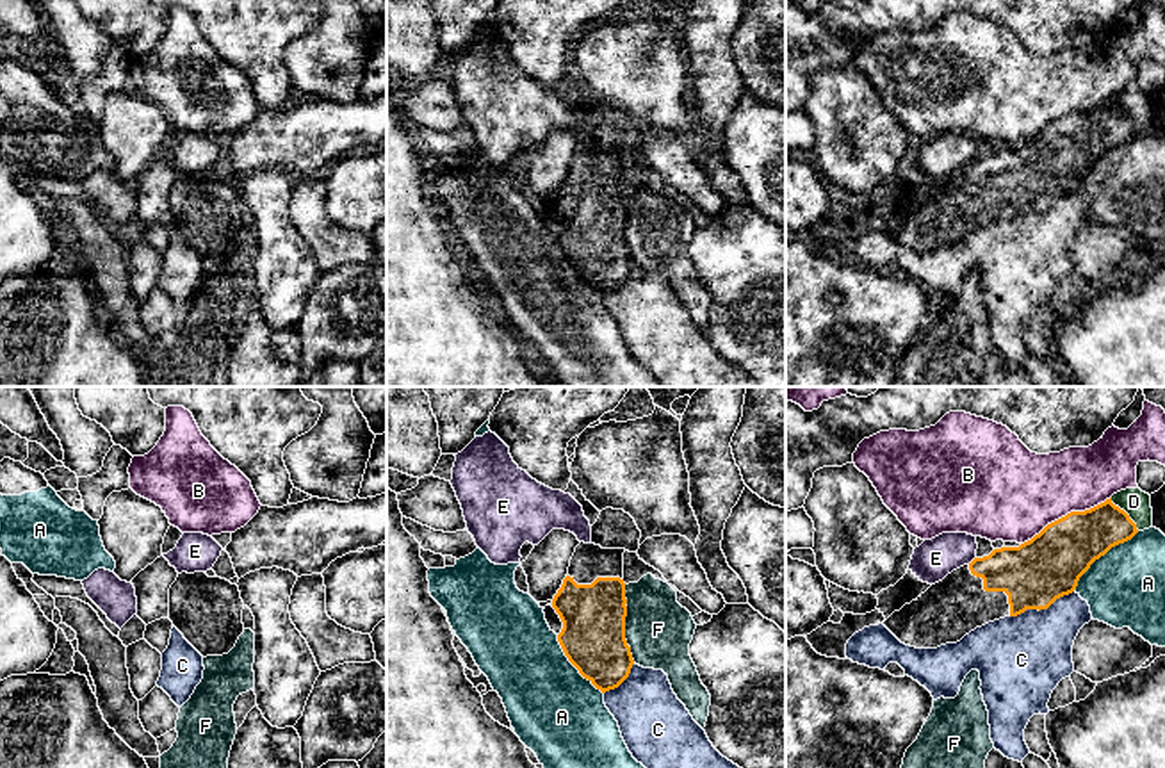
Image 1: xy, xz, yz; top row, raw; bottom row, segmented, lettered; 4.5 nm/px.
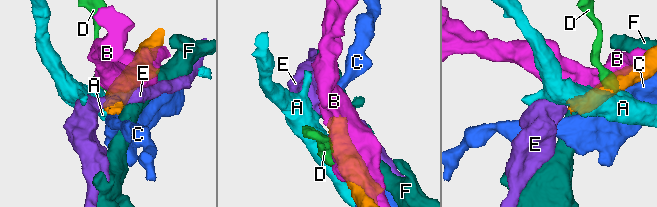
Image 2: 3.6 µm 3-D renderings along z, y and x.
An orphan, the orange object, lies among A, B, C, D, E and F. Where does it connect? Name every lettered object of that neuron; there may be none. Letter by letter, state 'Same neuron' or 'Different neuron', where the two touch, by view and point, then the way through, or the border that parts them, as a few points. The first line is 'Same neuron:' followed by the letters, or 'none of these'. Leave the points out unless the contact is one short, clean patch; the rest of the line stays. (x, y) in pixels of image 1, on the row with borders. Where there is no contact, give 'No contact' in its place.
Same neuron: none of these
A: Different neuron. Touches orange at yz (1101, 555)
B: Different neuron. Touches orange at yz (1067, 514)
C: Different neuron. Touches orange at yz (1041, 608)
D: Different neuron. Touches orange at yz (1126, 514). Boundary: yz (1110, 498), (1139, 530)
E: Different neuron. Touches orange at yz (973, 560). Boundary: yz (975, 556), (968, 563)
F: Different neuron. Touches orange at xz (624, 624)

